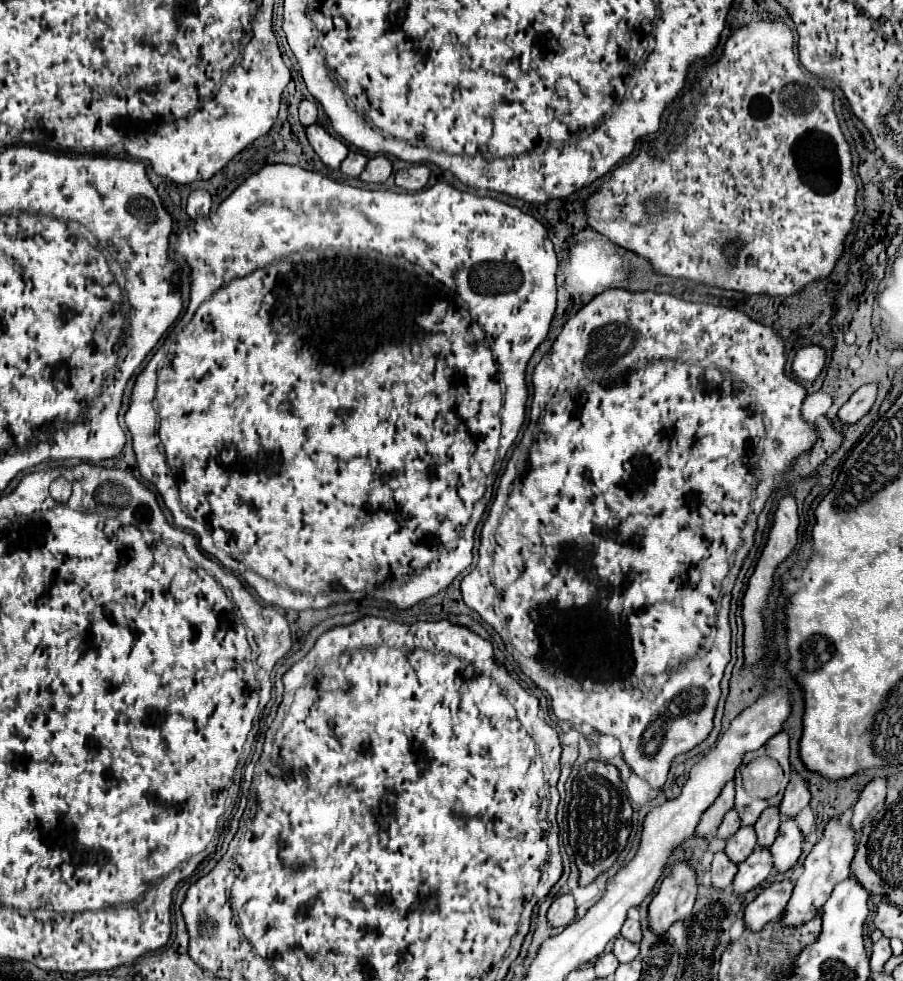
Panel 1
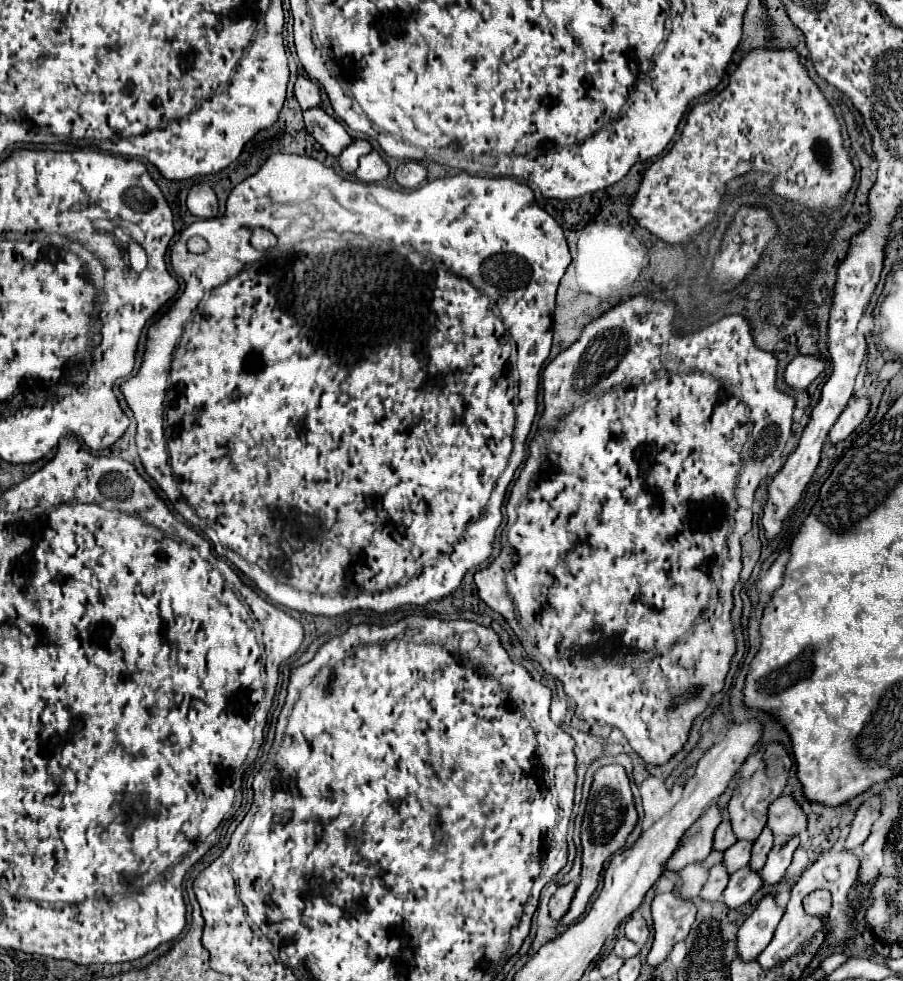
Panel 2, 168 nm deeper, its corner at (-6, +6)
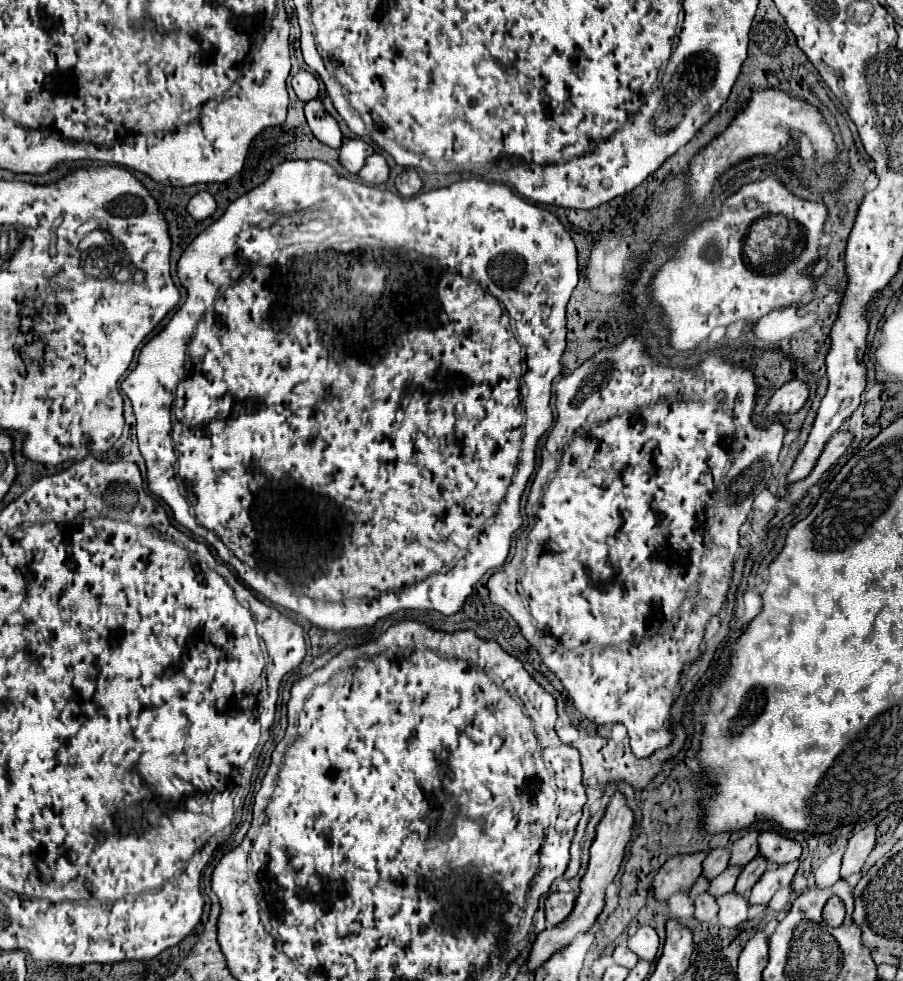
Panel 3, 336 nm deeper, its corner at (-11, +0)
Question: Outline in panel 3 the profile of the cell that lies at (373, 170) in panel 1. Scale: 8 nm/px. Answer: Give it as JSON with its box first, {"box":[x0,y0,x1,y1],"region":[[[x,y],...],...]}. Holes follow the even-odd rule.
{"box":[358,154,388,186],"region":[[[372,154],[366,160],[364,168],[358,172],[358,176],[368,184],[376,184],[376,186],[384,184],[388,180],[388,164],[386,164],[384,156],[382,154]]]}

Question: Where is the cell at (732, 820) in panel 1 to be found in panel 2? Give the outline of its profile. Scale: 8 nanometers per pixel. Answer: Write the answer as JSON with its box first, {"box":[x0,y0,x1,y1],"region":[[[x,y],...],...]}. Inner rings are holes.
{"box":[713,820,737,850],"region":[[[723,820],[715,832],[715,844],[713,848],[715,850],[727,850],[729,846],[733,846],[737,840],[735,840],[735,834],[731,832],[731,822],[729,820]]]}

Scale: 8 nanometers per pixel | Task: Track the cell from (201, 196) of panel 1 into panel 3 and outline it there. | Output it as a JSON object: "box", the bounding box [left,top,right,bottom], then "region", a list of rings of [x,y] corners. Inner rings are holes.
{"box":[188,192,216,220],"region":[[[198,192],[188,202],[188,214],[194,220],[206,220],[206,218],[210,218],[214,214],[214,210],[216,210],[216,202],[208,192]]]}

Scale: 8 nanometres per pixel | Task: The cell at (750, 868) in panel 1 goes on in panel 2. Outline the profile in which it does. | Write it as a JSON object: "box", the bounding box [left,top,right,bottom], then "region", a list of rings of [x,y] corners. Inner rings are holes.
{"box":[723,866,763,908],"region":[[[745,866],[739,872],[733,872],[729,878],[729,886],[723,892],[723,902],[729,908],[739,908],[751,900],[751,896],[763,886],[759,872]]]}

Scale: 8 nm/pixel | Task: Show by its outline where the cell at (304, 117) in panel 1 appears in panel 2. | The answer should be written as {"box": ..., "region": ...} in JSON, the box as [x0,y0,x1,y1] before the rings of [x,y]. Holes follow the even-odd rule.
{"box":[295,76,319,110],"region":[[[299,76],[295,82],[295,98],[303,110],[311,110],[319,106],[319,86],[313,80]]]}

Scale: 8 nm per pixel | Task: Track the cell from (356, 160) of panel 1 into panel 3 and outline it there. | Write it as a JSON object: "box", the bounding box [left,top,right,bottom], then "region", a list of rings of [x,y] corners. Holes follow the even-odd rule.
{"box":[338,138,374,174],"region":[[[344,138],[344,140],[342,140],[342,146],[340,146],[340,150],[338,150],[338,160],[340,160],[340,164],[342,164],[350,174],[356,174],[356,172],[364,166],[366,158],[368,158],[372,152],[374,152],[374,150],[372,150],[372,146],[370,146],[368,142],[364,142],[364,140],[360,140],[360,138],[354,138],[354,140]]]}

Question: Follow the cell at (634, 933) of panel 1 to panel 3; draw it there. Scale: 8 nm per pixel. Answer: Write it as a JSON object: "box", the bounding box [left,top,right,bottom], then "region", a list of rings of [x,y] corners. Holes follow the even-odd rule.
{"box":[628,926,658,962],"region":[[[640,926],[636,934],[628,938],[628,948],[638,954],[640,960],[652,962],[658,954],[658,934],[652,926]]]}

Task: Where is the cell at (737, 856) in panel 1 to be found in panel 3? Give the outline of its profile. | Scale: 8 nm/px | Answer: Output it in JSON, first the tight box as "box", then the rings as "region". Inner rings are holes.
{"box":[708,866,742,898],"region":[[[730,866],[730,868],[726,868],[720,876],[716,876],[714,880],[710,880],[708,892],[710,892],[714,898],[720,898],[720,896],[732,892],[732,890],[734,890],[734,884],[736,884],[736,878],[738,878],[740,872],[742,872],[740,866]]]}

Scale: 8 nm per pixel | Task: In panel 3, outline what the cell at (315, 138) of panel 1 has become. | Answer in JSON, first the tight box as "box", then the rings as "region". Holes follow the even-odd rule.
{"box":[304,98,342,148],"region":[[[314,98],[312,102],[306,102],[304,106],[304,112],[306,112],[306,120],[308,120],[308,126],[310,130],[314,132],[314,136],[328,144],[330,148],[340,148],[342,144],[342,132],[340,132],[340,126],[338,122],[324,110],[322,102],[318,98]]]}

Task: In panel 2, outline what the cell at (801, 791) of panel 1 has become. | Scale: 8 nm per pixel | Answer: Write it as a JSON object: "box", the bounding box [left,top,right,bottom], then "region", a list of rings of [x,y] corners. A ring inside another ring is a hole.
{"box":[767,794,807,838],"region":[[[785,794],[769,806],[767,826],[773,830],[775,836],[789,838],[801,834],[807,828],[807,816],[795,798],[791,794]]]}

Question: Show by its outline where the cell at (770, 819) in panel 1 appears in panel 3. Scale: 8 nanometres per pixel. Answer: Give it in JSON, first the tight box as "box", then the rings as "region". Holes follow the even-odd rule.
{"box":[734,858,766,896],"region":[[[754,858],[752,862],[748,862],[748,864],[744,866],[744,870],[740,872],[740,878],[738,878],[738,882],[736,882],[734,892],[740,894],[740,896],[748,894],[748,892],[752,890],[752,886],[758,882],[758,878],[764,874],[764,870],[766,870],[764,858]]]}

